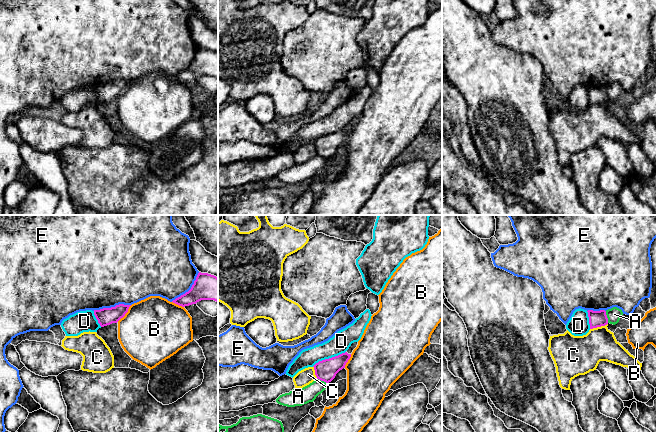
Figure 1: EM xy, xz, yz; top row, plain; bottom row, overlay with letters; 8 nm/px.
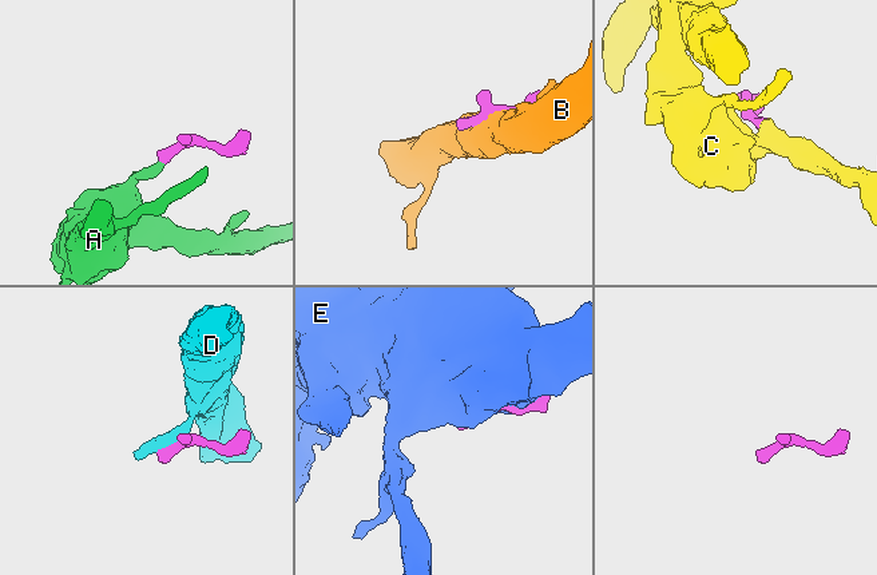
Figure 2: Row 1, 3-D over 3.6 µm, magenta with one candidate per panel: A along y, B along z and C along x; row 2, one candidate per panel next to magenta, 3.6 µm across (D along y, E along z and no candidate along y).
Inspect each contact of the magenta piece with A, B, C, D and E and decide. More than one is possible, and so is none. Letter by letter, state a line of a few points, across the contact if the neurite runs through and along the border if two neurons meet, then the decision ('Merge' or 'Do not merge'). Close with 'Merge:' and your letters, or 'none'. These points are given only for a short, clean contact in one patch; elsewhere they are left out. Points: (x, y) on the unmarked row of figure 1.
A: Line: yz (605, 87), (608, 98). Do not merge
B: Do not merge
C: Line: yz (607, 99), (590, 105). Do not merge
D: Line: xz (345, 127), (319, 136), (312, 142). Do not merge
E: Do not merge
Merge: none

